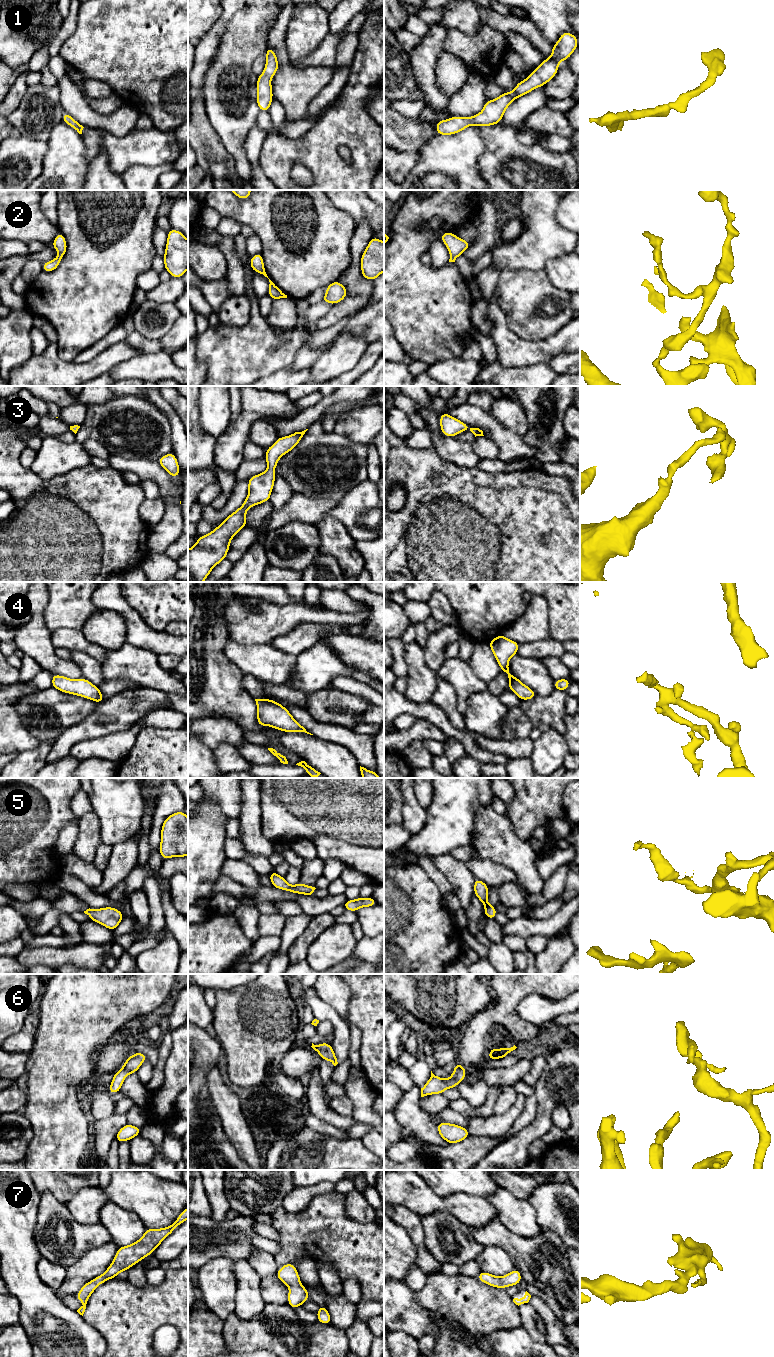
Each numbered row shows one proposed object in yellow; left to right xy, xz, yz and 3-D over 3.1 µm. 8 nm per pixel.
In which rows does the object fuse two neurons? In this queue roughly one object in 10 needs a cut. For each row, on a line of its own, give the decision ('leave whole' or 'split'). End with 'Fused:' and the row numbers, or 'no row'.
1: leave whole
2: leave whole
3: leave whole
4: leave whole
5: leave whole
6: leave whole
7: leave whole
Fused: no row

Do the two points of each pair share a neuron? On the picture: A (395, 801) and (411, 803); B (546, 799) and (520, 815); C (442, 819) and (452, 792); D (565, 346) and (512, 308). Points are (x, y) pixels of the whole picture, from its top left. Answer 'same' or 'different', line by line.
A: different
B: same
C: same
D: different

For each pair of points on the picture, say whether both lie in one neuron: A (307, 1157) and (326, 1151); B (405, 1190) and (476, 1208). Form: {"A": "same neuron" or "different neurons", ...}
{"A": "same neuron", "B": "same neuron"}

